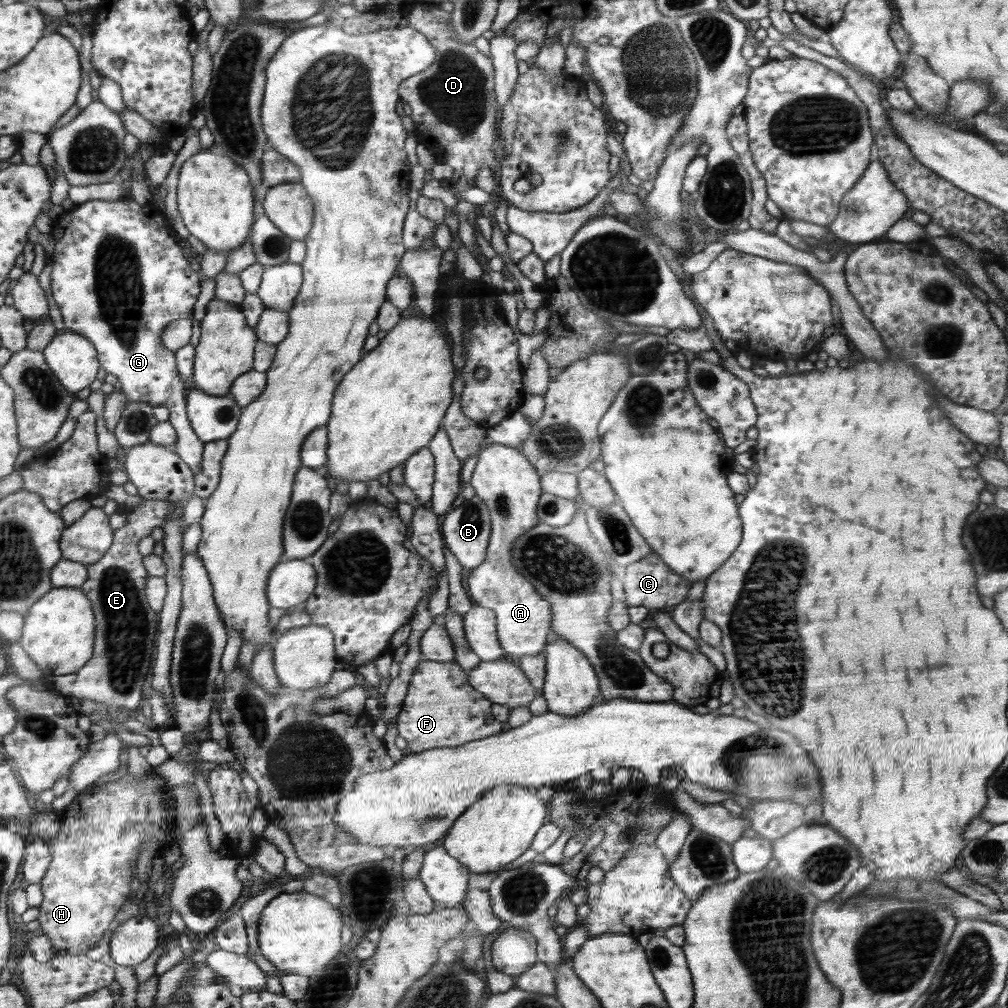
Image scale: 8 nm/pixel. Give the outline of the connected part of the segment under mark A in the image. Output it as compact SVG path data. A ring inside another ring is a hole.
M494 443L483 446L476 454L478 462L471 481L475 495L485 501L492 514L492 538L489 540L485 563L470 572L468 594L480 607L488 608L496 614L499 643L510 658L512 656L540 655L546 646L546 636L552 626L550 602L544 602L540 594L522 578L512 566L510 550L522 534L539 523L536 507L543 493L541 475L534 470L528 457L520 448Z

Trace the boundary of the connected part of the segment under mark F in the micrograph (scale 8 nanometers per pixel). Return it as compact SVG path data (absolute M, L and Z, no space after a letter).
M424 659L418 663L410 678L410 686L396 720L398 734L407 742L407 752L418 753L432 748L454 748L502 732L504 723L496 720L491 711L494 702L474 689L468 676L467 671L455 660L434 662Z

